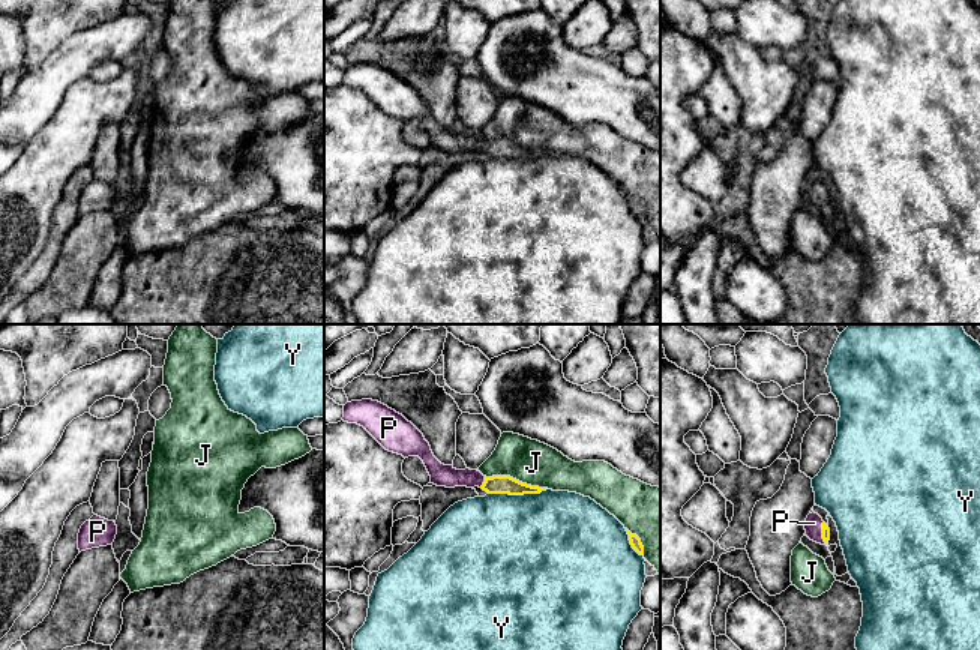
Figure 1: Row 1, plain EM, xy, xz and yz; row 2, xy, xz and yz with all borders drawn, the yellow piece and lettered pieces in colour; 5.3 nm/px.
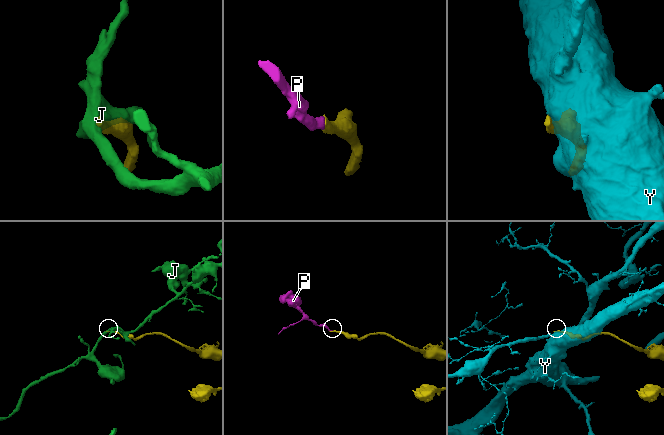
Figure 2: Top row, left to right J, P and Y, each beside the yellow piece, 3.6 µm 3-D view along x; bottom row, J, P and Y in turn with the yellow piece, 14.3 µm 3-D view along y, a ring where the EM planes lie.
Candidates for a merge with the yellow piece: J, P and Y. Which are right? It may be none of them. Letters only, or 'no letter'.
P

